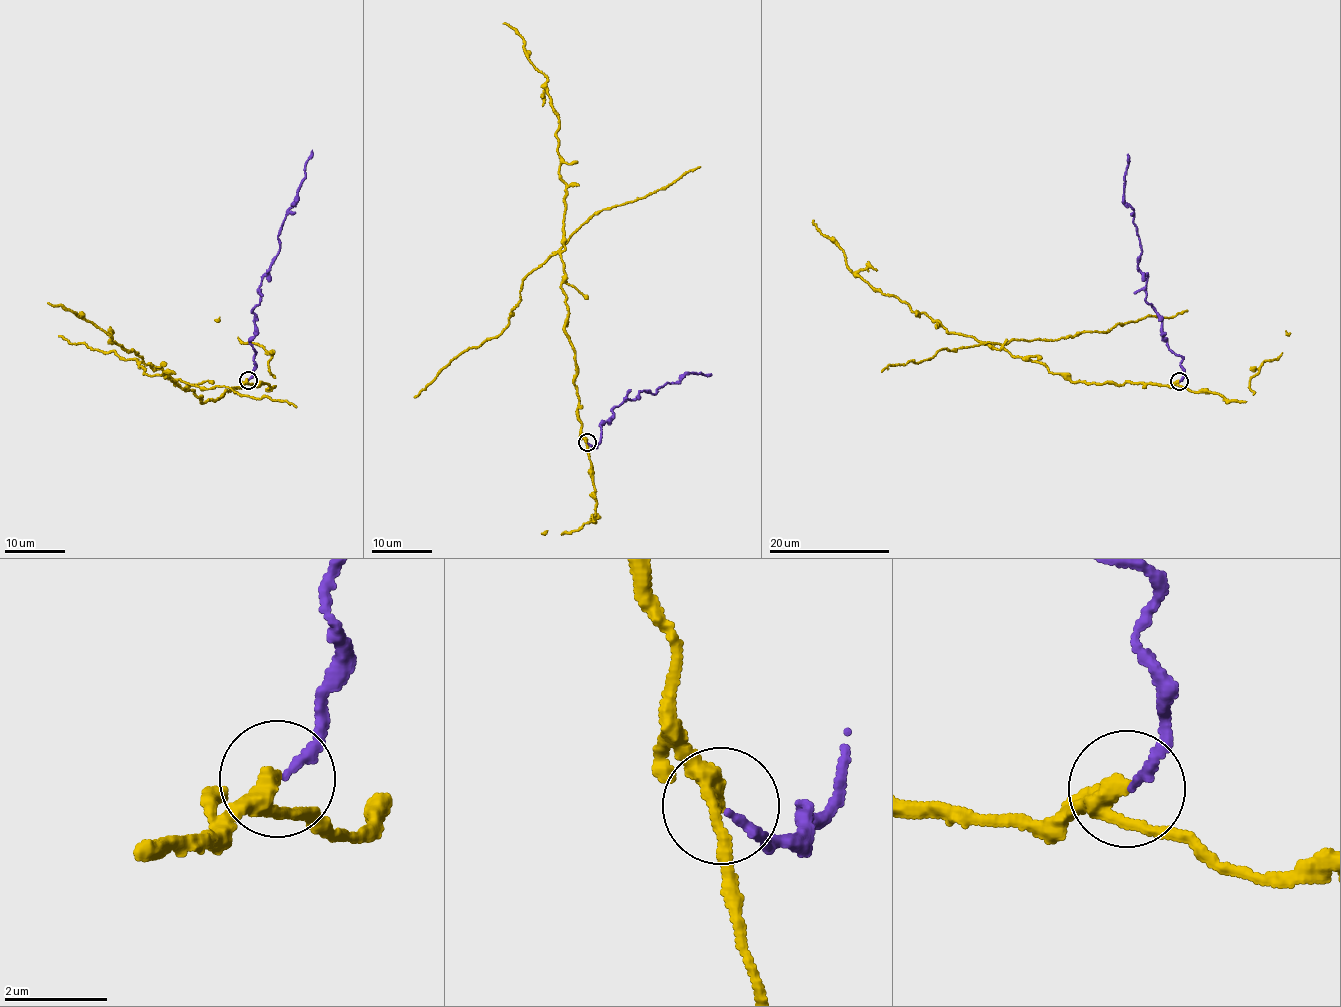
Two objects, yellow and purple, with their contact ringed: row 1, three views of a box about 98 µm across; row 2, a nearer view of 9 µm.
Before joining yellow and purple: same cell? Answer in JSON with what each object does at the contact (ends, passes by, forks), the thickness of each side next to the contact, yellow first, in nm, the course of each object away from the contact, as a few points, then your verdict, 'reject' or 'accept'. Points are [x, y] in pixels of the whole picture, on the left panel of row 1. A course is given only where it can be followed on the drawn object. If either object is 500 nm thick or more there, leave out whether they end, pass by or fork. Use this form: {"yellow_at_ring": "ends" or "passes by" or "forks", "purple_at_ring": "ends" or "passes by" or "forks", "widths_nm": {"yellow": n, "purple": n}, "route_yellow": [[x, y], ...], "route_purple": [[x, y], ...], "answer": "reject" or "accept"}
{"yellow_at_ring": "passes by", "purple_at_ring": "ends", "widths_nm": {"yellow": 280, "purple": 180}, "route_yellow": [[247, 380], [201, 402], [194, 391], [146, 365], [138, 352], [47, 302]], "route_purple": [[249, 380], [253, 309], [279, 250], [277, 236], [311, 150]], "answer": "reject"}

